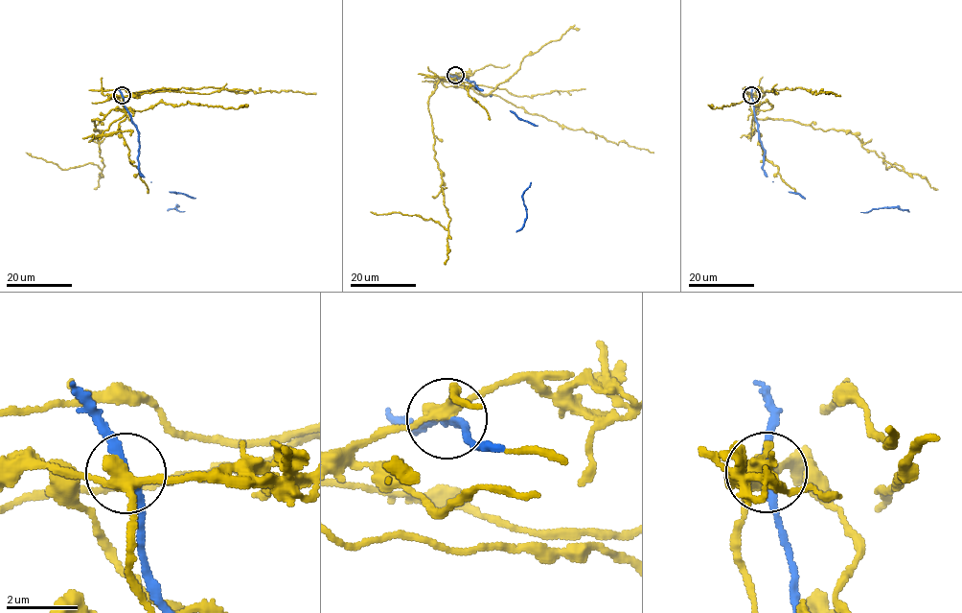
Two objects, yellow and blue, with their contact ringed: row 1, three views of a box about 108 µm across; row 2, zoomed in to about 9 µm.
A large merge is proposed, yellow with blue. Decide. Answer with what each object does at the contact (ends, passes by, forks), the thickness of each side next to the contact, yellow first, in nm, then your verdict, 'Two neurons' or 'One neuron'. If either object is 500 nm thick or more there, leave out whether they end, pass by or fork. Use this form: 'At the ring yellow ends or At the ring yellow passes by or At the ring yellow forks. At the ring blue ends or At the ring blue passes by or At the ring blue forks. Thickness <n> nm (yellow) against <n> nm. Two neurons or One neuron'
At the ring yellow forks. At the ring blue passes by. Thickness 320 nm (yellow) against 240 nm. Two neurons

